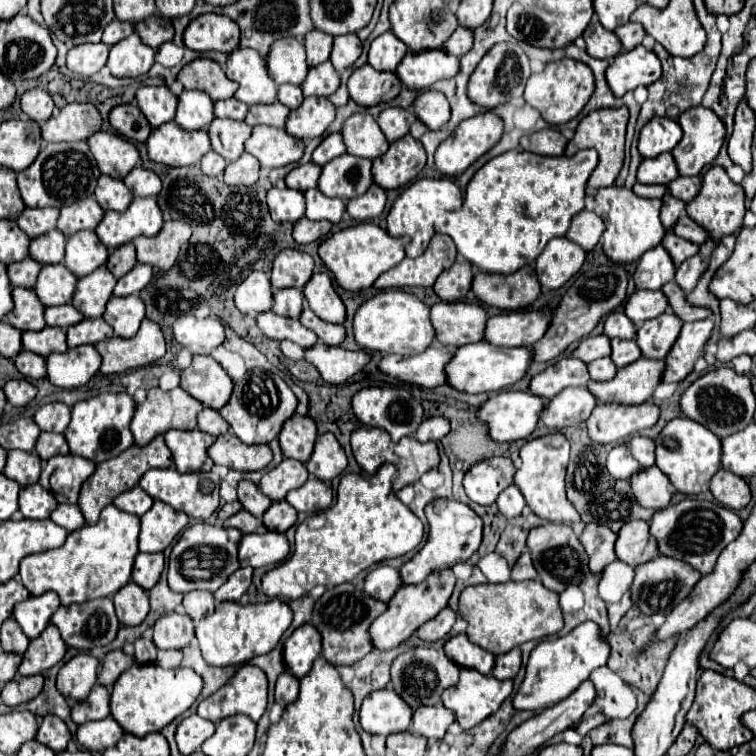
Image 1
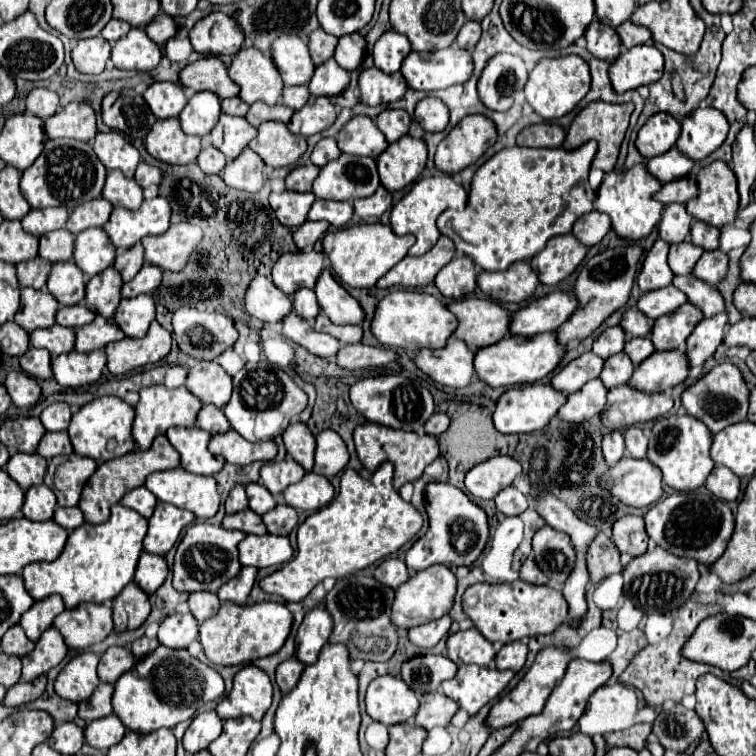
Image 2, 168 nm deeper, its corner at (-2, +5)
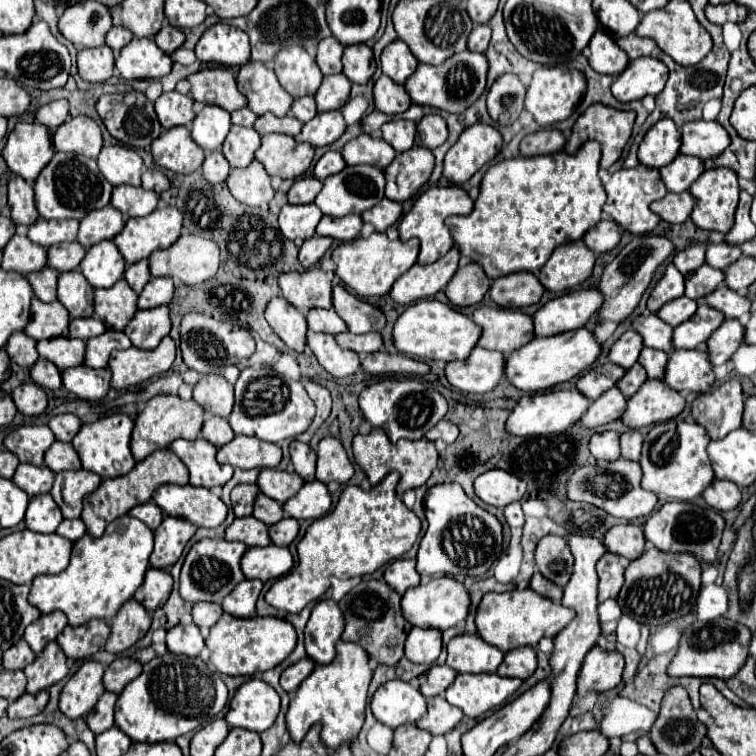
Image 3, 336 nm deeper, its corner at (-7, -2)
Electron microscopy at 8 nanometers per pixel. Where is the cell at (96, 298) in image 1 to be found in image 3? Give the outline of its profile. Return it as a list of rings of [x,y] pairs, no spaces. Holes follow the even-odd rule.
[[[117,281],[111,289],[95,289],[95,315],[115,331],[123,331],[137,313],[137,293],[127,281]]]

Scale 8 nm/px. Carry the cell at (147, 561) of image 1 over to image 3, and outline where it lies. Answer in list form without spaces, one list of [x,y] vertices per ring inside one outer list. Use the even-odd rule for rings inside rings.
[[[147,569],[143,585],[137,589],[135,599],[149,611],[153,613],[155,609],[163,607],[163,603],[169,599],[173,589],[173,579],[167,571],[163,569]]]

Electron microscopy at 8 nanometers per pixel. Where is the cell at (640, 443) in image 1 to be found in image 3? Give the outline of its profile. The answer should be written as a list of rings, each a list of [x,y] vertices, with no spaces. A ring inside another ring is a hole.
[[[635,429],[625,431],[621,435],[621,457],[639,461],[639,457],[641,457],[641,445],[643,445],[643,435],[639,431],[635,431]]]

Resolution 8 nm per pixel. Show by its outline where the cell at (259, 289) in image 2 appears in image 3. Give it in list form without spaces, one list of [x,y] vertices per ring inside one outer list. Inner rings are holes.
[[[283,297],[271,299],[269,307],[265,309],[265,319],[289,349],[297,353],[305,351],[307,321],[305,321],[305,315],[297,307],[293,307]]]

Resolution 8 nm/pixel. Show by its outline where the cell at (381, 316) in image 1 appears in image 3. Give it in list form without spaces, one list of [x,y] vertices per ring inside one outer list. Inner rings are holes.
[[[423,299],[409,305],[393,327],[395,347],[415,359],[429,361],[455,361],[467,359],[481,337],[481,327],[467,315],[451,309],[441,301]]]

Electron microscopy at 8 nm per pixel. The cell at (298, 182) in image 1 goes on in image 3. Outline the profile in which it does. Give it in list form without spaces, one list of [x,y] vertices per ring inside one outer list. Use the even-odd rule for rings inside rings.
[[[301,177],[293,183],[293,187],[289,189],[287,197],[291,205],[303,205],[303,203],[313,203],[317,193],[321,191],[323,183],[315,177]]]

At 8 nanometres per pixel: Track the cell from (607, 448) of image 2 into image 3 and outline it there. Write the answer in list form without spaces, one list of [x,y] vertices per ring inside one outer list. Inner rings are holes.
[[[603,431],[595,433],[589,439],[589,451],[597,461],[609,461],[619,459],[619,433],[615,431]]]

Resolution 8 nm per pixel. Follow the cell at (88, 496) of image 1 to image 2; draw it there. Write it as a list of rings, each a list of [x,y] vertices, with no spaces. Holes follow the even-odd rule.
[[[156,436],[154,444],[148,450],[138,450],[136,448],[136,450],[132,450],[132,452],[120,456],[120,458],[102,462],[98,466],[98,470],[92,474],[92,478],[88,480],[88,484],[84,486],[78,506],[80,506],[80,510],[84,512],[84,516],[86,516],[86,520],[90,524],[100,524],[100,522],[108,520],[110,506],[116,504],[132,488],[142,486],[148,474],[152,474],[156,470],[170,470],[170,468],[176,468],[178,464],[180,464],[180,456],[172,448],[172,444],[168,442],[168,438],[166,436]]]

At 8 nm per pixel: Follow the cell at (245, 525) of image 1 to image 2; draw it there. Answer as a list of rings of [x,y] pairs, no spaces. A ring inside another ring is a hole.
[[[250,508],[236,512],[232,516],[224,516],[222,526],[226,530],[242,530],[246,534],[258,534],[258,536],[266,534],[266,526],[264,526],[262,518],[256,512],[252,512]]]

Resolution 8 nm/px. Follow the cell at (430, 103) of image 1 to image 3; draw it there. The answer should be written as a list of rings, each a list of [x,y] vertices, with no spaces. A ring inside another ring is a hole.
[[[427,115],[417,123],[415,143],[427,149],[435,149],[447,141],[447,127],[439,115]]]

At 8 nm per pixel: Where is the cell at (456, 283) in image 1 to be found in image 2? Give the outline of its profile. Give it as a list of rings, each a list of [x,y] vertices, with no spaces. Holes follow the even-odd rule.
[[[468,256],[454,258],[450,264],[446,264],[438,276],[436,276],[436,288],[446,298],[464,298],[466,294],[474,292],[476,288],[476,270],[474,262]]]

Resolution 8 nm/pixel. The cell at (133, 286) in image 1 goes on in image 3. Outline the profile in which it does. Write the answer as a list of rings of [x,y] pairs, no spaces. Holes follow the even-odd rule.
[[[153,277],[143,293],[139,295],[139,309],[153,309],[159,305],[169,305],[173,299],[173,279],[169,277]]]

